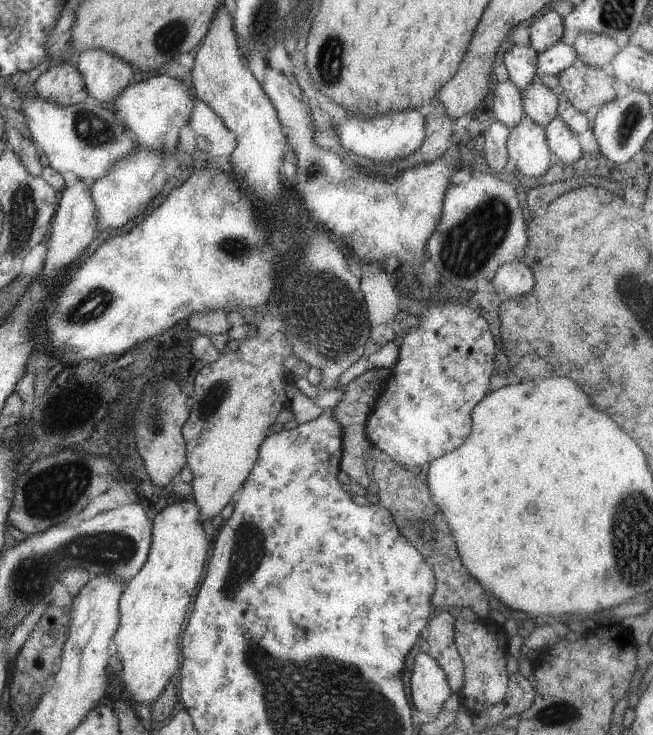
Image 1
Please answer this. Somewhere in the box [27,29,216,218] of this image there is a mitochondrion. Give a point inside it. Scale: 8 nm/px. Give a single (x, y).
(94, 130)

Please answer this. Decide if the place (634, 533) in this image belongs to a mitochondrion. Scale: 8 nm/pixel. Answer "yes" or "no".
yes

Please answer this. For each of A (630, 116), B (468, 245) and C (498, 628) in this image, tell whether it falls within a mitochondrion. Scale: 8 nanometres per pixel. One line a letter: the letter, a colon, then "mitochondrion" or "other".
A: mitochondrion
B: mitochondrion
C: other

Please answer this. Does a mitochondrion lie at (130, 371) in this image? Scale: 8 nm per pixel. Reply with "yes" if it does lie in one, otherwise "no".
no

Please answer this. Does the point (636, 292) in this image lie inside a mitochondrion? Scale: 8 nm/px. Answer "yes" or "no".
yes

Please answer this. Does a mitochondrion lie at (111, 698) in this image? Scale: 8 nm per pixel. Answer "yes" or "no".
no

